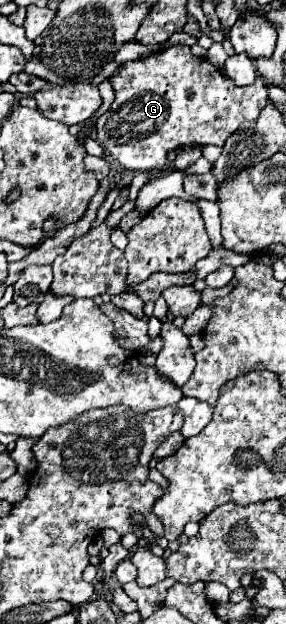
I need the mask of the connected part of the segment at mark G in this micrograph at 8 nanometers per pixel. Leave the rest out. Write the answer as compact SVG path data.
M172 45L148 59L128 61L108 79L116 99L110 109L96 121L96 141L126 169L134 171L162 171L170 151L182 145L224 145L224 141L244 121L258 119L262 107L268 105L268 87L260 77L252 85L236 85L220 69L206 59L192 55L188 45Z

